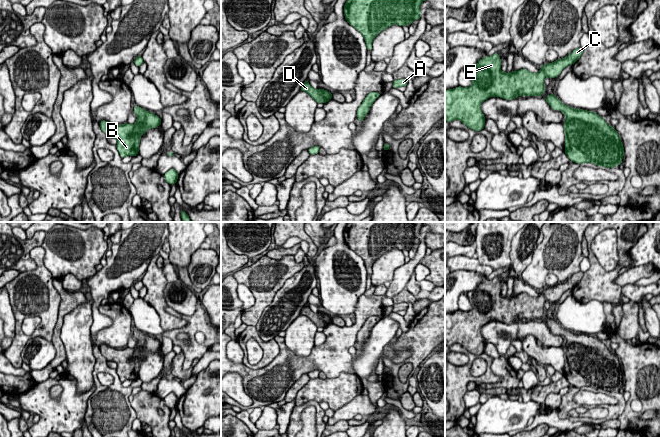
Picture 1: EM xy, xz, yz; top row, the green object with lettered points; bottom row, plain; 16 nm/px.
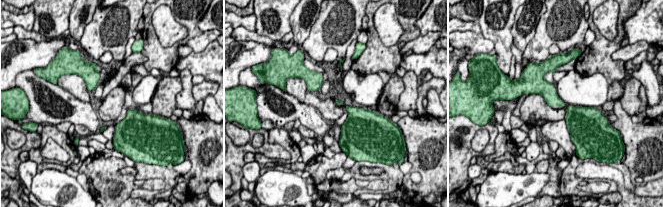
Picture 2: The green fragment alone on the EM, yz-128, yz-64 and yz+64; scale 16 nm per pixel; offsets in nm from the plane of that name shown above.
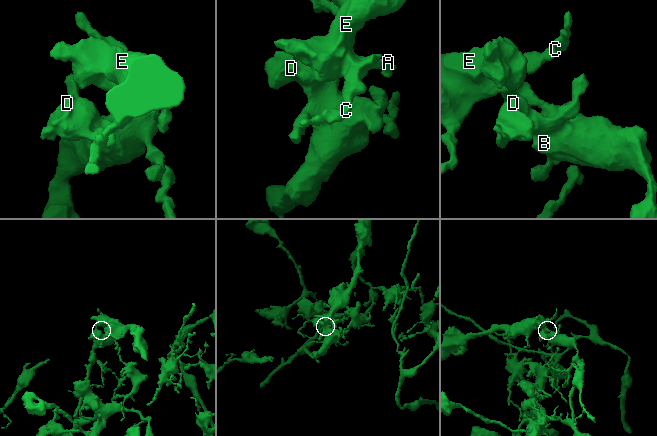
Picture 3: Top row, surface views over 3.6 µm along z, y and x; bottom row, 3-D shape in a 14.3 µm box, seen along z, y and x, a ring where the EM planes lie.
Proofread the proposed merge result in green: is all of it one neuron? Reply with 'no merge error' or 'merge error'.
no merge error

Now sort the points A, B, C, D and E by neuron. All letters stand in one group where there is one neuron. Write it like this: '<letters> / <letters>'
A B C D E

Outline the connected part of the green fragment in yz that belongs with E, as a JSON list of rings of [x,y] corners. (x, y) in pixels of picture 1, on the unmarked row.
[[[582,271],[576,272],[573,276],[567,279],[564,283],[557,283],[553,287],[546,287],[541,290],[538,297],[532,297],[527,293],[520,293],[518,295],[512,294],[510,298],[501,295],[501,282],[498,277],[492,280],[481,282],[478,287],[467,293],[467,296],[472,304],[470,311],[458,310],[454,313],[445,314],[445,345],[452,346],[453,344],[460,344],[468,352],[480,356],[484,353],[485,341],[481,335],[481,327],[490,321],[500,321],[506,324],[516,323],[518,319],[521,320],[538,320],[545,316],[544,303],[546,301],[555,302],[568,289],[573,289],[583,278]]]

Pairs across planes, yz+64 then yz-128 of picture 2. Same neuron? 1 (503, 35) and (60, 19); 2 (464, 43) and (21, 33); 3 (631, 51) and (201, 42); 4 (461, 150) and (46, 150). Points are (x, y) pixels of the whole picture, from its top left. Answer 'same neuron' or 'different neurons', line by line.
1: same neuron
2: same neuron
3: same neuron
4: same neuron

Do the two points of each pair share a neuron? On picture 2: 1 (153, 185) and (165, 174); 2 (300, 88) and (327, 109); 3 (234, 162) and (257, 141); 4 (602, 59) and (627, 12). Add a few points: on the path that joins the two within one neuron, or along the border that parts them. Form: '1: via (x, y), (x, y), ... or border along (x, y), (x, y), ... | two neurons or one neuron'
1: border along (165, 183), (161, 190) | two neurons
2: via (306, 95), (320, 105) | one neuron
3: border along (260, 133), (262, 143), (254, 148) | two neurons
4: via (610, 47), (620, 36), (620, 24) | one neuron

